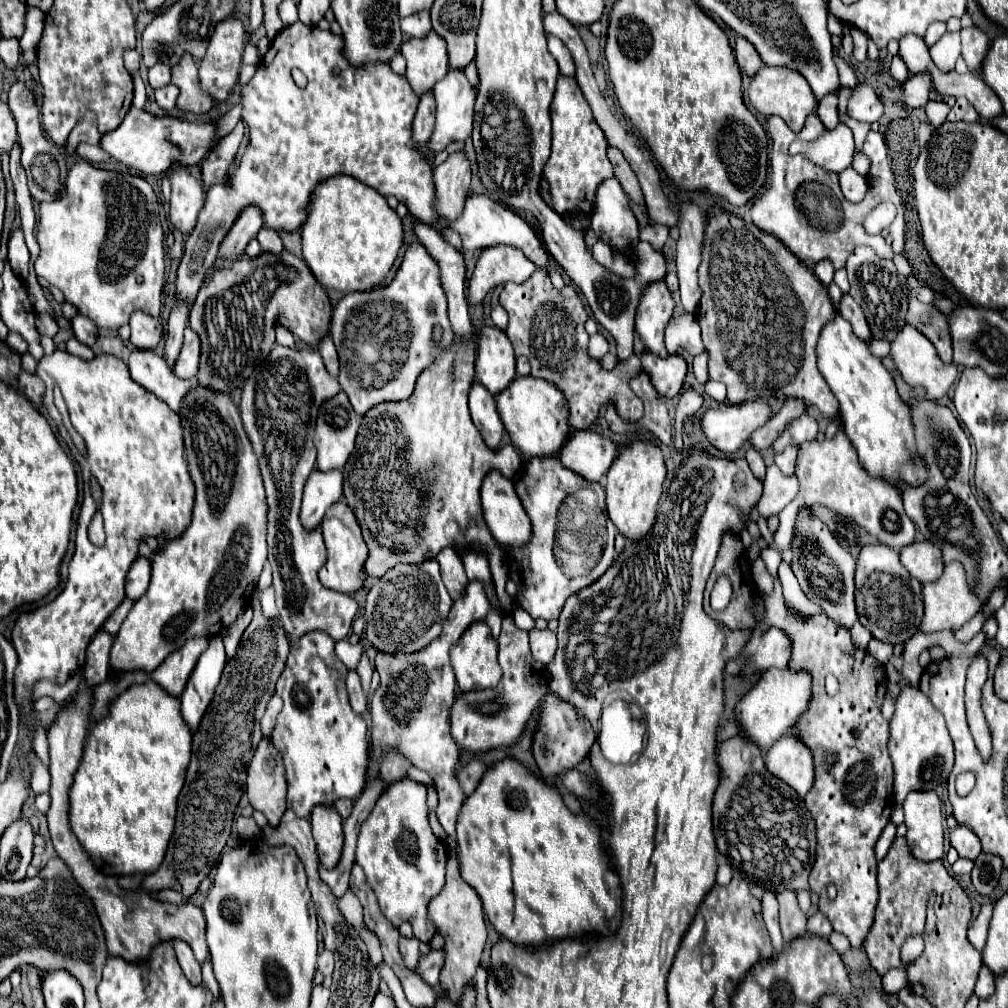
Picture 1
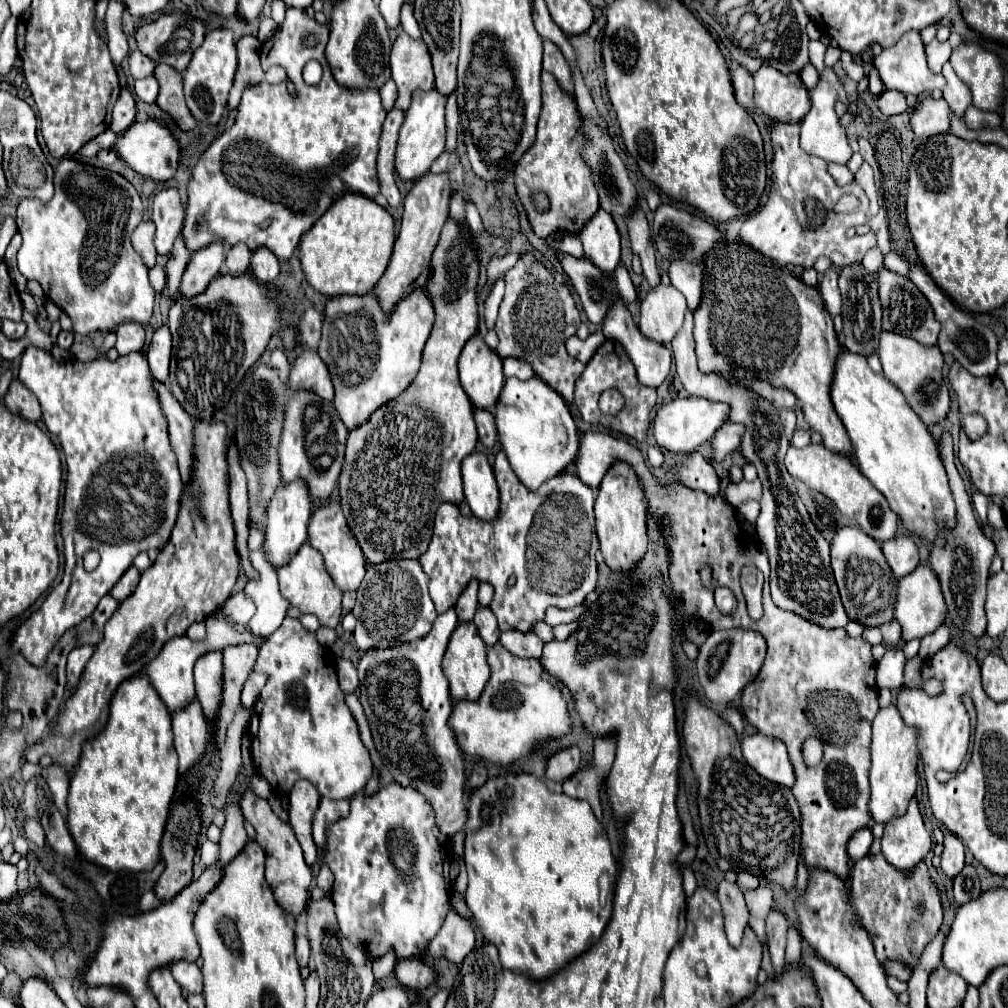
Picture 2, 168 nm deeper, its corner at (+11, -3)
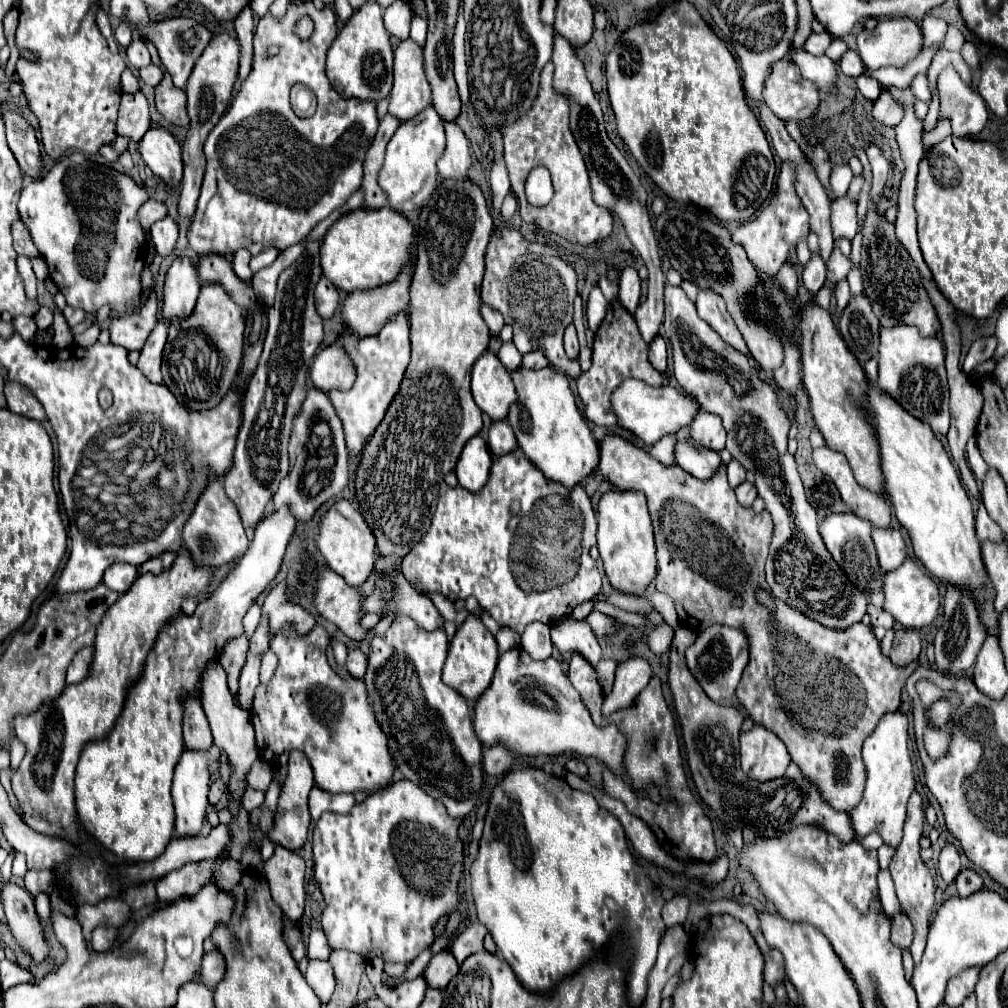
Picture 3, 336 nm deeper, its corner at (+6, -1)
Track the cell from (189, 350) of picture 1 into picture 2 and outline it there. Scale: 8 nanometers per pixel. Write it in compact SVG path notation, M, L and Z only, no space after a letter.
M161 326L147 350L149 368L155 380L165 382L169 378L169 364L171 364L171 330L167 326Z

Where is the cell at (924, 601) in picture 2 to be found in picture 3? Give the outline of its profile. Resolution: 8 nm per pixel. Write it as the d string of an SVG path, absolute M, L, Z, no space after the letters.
M906 558L902 566L896 568L894 572L884 574L882 592L884 592L884 610L888 610L894 616L894 620L904 628L928 626L938 616L938 608L940 608L938 586L912 558Z

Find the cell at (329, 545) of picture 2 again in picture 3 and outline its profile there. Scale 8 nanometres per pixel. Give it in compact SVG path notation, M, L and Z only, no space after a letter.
M338 500L330 506L330 510L320 522L316 544L326 564L334 568L334 572L338 572L354 588L362 586L368 580L368 576L374 572L374 562L376 562L374 534L370 532L368 524L362 520L362 514L356 510L356 506L348 500Z

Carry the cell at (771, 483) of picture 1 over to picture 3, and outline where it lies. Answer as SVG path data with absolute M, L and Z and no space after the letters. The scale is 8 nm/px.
M676 442L674 462L682 470L686 470L688 474L692 474L700 480L706 480L716 472L720 456L718 456L718 452L698 448L698 446L692 446L688 442Z

